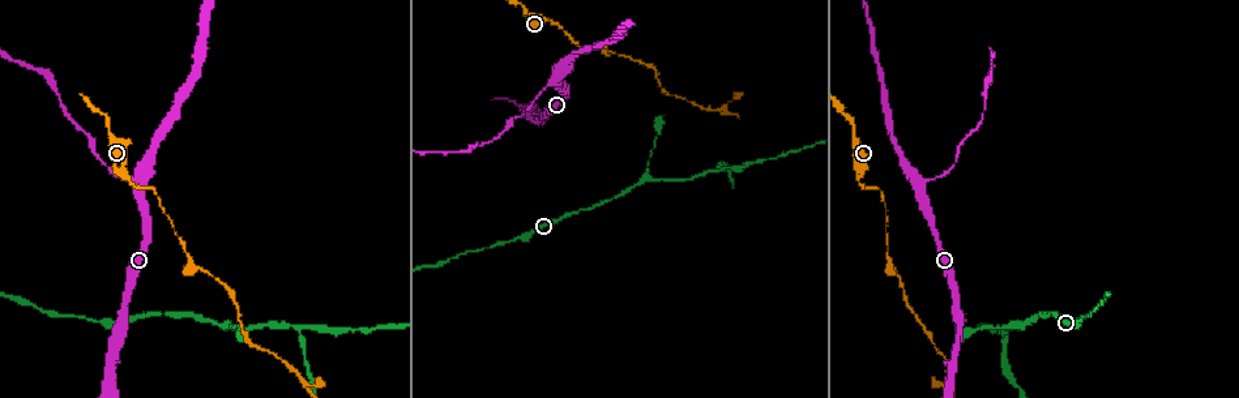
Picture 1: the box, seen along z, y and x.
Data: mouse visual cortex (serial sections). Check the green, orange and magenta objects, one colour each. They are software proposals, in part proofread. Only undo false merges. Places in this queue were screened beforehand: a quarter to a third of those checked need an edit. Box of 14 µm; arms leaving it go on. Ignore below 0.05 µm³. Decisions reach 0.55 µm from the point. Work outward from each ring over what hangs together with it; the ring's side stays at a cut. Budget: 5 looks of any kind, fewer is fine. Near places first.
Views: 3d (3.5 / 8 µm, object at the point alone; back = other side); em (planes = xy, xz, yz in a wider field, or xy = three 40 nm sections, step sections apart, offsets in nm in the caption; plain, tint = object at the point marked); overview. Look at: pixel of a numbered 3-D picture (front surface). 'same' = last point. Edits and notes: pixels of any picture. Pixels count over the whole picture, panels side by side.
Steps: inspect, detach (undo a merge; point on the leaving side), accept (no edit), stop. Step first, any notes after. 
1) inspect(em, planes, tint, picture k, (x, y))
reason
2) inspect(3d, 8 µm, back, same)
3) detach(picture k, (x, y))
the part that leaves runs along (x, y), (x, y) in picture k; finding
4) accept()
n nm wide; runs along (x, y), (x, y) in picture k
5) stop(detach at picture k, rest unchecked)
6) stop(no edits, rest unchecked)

inspect(3d, 8 µm, picture 1, (130, 181))
thin neck

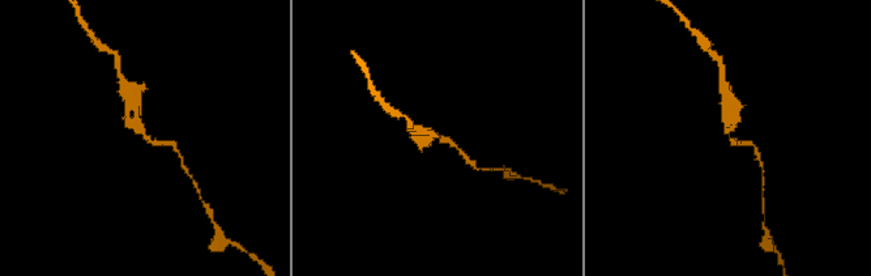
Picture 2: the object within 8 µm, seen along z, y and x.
inspect(em, xy, step 5, tint, picture 2, (146, 138))
need the tissue

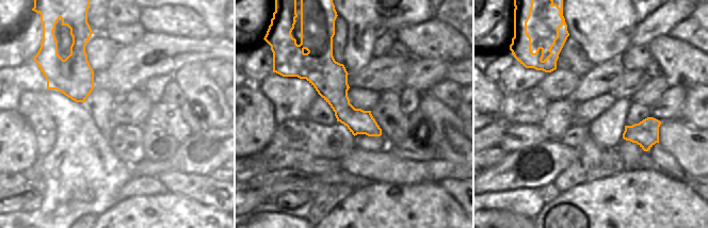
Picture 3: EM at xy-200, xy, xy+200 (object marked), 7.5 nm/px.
accept()
runs along (330, 50), (338, 100), (377, 133) in picture 3; all the same cell

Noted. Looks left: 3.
inspect(3d, 3.5 µm, picture 1, (1020, 326))
a fork

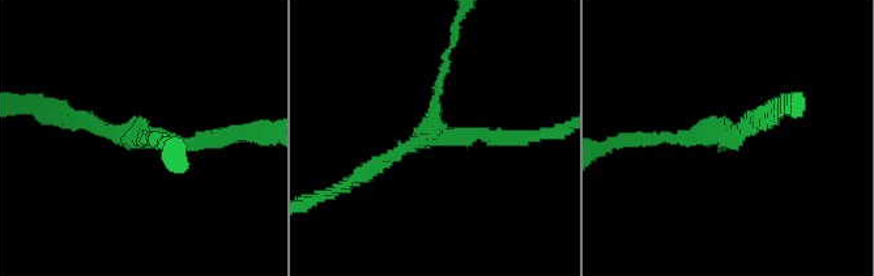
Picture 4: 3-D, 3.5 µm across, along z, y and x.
inspect(em, xy, step 5, tint, picture 4, (137, 137))
3 arms; arms of 150, 150, 200 nm; now the EM

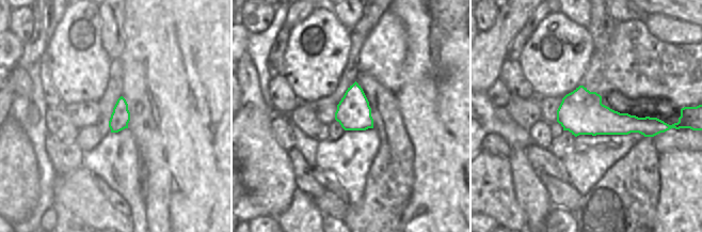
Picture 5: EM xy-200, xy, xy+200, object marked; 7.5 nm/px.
accept()
260 nm wide; runs along (356, 178), (429, 135), (516, 138) in picture 4; all the same cell

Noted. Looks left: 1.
stop(no edits, rest unchecked)

